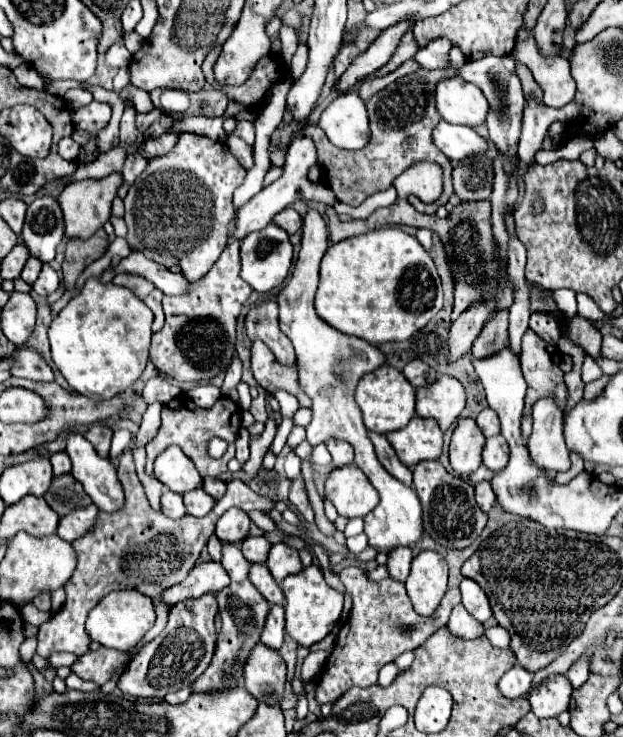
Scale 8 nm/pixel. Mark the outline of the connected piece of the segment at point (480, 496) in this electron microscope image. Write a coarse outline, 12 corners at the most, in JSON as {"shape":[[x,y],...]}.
{"shape":[[486,481],[474,485],[476,503],[484,513],[494,505],[494,491]]}

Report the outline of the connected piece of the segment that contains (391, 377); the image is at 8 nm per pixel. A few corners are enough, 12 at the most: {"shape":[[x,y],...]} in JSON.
{"shape":[[390,365],[356,387],[364,425],[390,433],[408,425],[416,391]]}

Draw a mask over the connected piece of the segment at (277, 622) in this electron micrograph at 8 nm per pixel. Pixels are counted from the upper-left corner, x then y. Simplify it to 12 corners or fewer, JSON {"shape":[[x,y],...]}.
{"shape":[[274,605],[262,643],[278,651],[284,643],[284,607]]}

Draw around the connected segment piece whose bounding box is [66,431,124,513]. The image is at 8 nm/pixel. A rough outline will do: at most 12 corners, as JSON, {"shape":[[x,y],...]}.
{"shape":[[74,431],[66,453],[74,479],[106,513],[124,507],[110,459]]}

